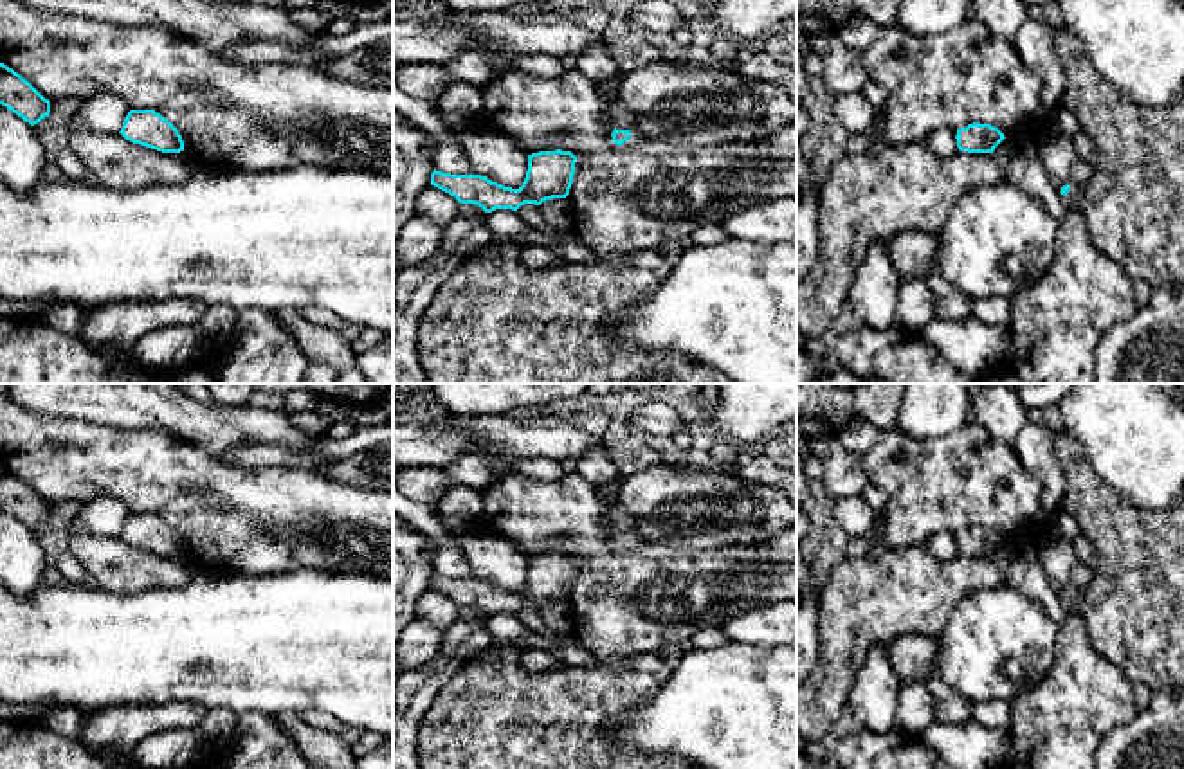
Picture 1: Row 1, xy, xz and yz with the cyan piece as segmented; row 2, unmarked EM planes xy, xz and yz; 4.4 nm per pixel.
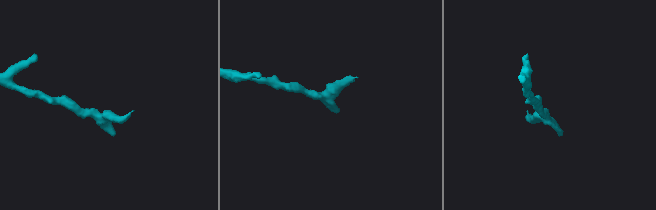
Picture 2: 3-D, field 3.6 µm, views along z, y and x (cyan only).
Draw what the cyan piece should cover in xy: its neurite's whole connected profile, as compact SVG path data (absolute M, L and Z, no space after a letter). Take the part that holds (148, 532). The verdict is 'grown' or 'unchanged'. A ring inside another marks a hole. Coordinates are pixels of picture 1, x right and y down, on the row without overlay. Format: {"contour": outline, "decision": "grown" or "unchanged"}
{"contour": "M130 513L119 537L133 547L162 556L184 555L178 533L155 513Z", "decision": "unchanged"}

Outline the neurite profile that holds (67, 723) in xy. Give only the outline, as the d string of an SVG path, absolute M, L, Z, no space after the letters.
M54 708L45 717L36 719L36 722L52 729L65 738L76 738L88 715L76 708Z

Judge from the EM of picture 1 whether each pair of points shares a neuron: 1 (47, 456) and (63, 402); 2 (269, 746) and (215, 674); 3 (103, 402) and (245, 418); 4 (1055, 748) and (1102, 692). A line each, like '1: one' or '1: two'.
1: two
2: two
3: one
4: one

